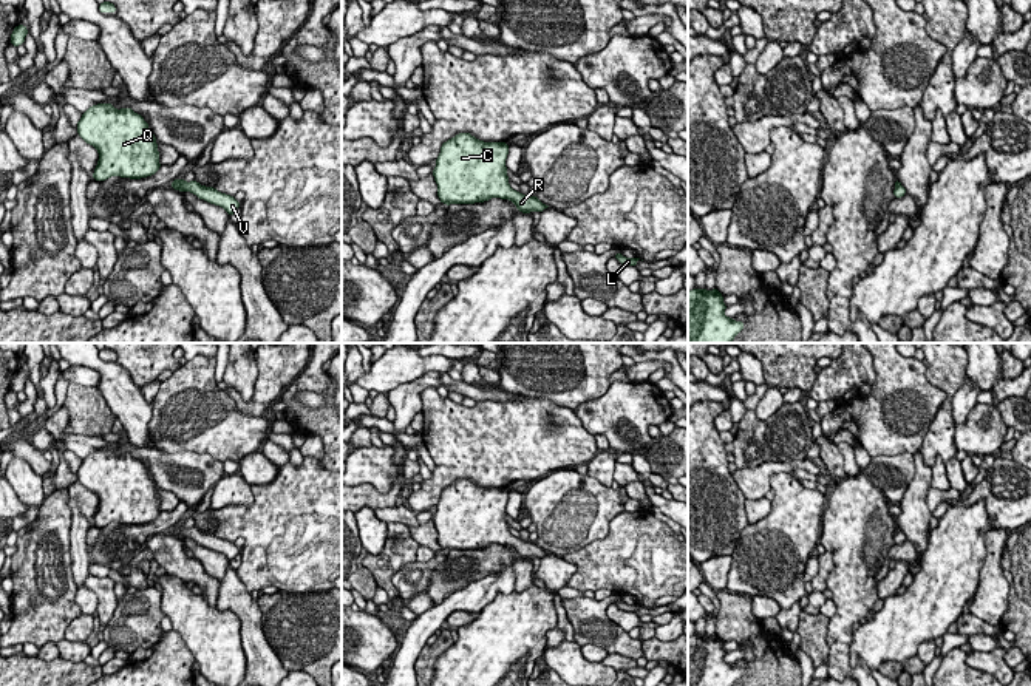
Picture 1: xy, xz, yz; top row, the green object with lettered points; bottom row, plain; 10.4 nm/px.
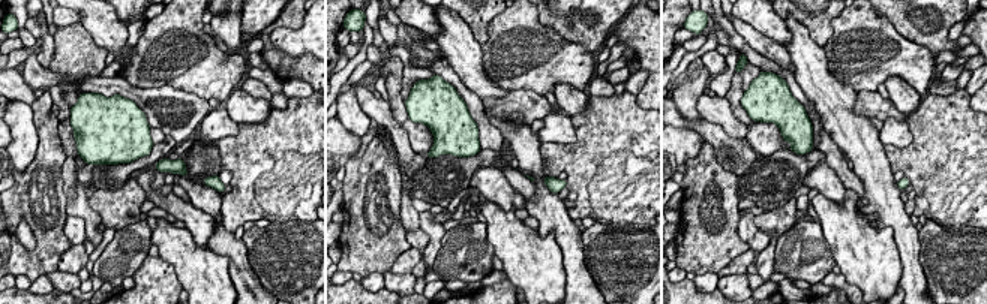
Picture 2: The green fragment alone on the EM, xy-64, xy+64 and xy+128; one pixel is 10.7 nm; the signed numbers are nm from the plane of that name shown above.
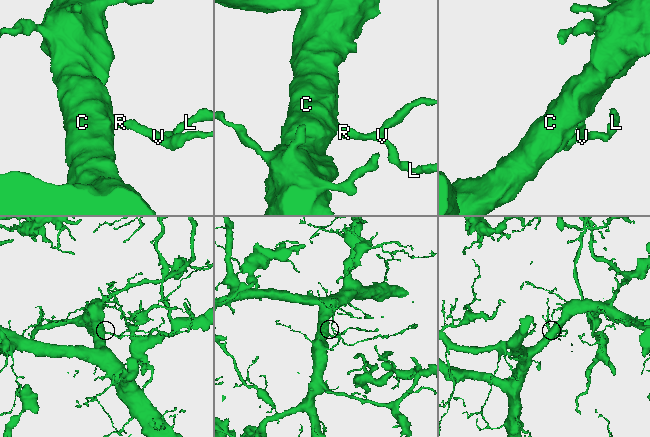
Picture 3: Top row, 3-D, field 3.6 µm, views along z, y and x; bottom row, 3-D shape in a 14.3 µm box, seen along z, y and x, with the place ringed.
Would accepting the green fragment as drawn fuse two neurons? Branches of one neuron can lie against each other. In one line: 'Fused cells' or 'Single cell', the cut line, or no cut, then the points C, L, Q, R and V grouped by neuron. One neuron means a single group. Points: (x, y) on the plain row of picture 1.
Single cell. No split. Groups: C L Q R V

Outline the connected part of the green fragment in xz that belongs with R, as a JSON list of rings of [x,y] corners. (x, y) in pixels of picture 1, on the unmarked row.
[[[459,479],[444,488],[433,516],[441,548],[448,553],[501,544],[510,545],[518,558],[541,559],[549,552],[510,533],[507,501],[507,488],[484,488],[470,479]]]

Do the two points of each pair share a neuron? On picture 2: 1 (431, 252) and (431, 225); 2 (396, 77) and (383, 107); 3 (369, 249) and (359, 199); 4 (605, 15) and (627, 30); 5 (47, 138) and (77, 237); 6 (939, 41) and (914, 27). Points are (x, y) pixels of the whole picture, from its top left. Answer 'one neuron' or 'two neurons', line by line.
1: one neuron
2: two neurons
3: one neuron
4: two neurons
5: two neurons
6: one neuron

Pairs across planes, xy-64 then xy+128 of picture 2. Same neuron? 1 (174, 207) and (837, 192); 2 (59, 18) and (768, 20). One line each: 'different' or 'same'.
1: same
2: same

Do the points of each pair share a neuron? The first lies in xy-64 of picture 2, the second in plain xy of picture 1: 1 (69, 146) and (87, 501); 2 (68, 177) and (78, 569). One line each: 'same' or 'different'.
1: same
2: same

